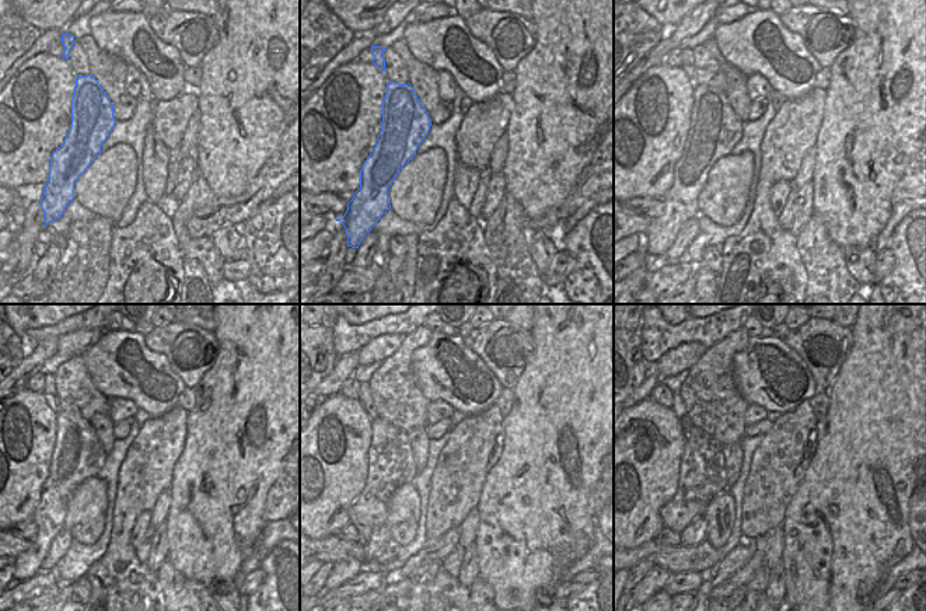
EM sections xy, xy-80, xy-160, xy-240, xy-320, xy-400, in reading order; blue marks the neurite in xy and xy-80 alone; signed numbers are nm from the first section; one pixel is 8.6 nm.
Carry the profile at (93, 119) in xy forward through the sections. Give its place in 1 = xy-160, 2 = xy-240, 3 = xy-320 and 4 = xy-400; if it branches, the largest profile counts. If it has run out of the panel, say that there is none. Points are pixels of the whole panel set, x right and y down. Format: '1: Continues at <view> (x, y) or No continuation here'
1: Continues at xy-160 (715, 129)
2: Continues at xy-240 (77, 456)
3: Continues at xy-320 (391, 463)
4: Continues at xy-400 (702, 475).

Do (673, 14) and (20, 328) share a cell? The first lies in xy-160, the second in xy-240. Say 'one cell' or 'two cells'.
one cell

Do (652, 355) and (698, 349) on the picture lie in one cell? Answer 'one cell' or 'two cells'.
two cells

